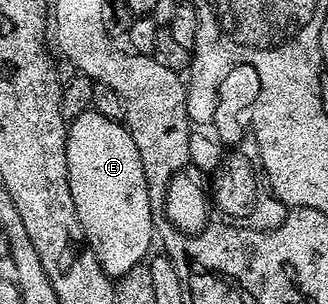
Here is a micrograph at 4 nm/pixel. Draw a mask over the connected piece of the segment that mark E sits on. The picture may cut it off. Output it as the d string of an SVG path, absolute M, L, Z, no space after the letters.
M91 110L75 116L67 125L67 129L66 170L70 178L70 194L74 198L74 210L78 210L78 222L104 273L110 278L125 276L127 272L134 270L134 266L145 263L146 257L153 251L152 240L154 244L154 232L152 236L154 205L148 193L148 183L142 158L138 154L138 146L121 121L111 120Z

